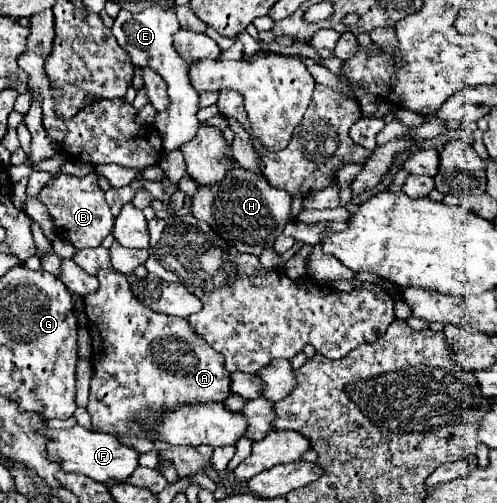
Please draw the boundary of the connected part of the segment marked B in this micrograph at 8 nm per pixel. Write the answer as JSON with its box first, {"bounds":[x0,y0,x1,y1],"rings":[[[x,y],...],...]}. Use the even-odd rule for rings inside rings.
{"bounds":[38,172,114,250],"rings":[[[90,172],[82,178],[58,174],[38,192],[38,200],[48,208],[50,216],[54,218],[56,234],[78,250],[102,244],[102,240],[110,234],[114,226],[114,216],[104,200],[104,190],[98,185],[96,172]]]}

